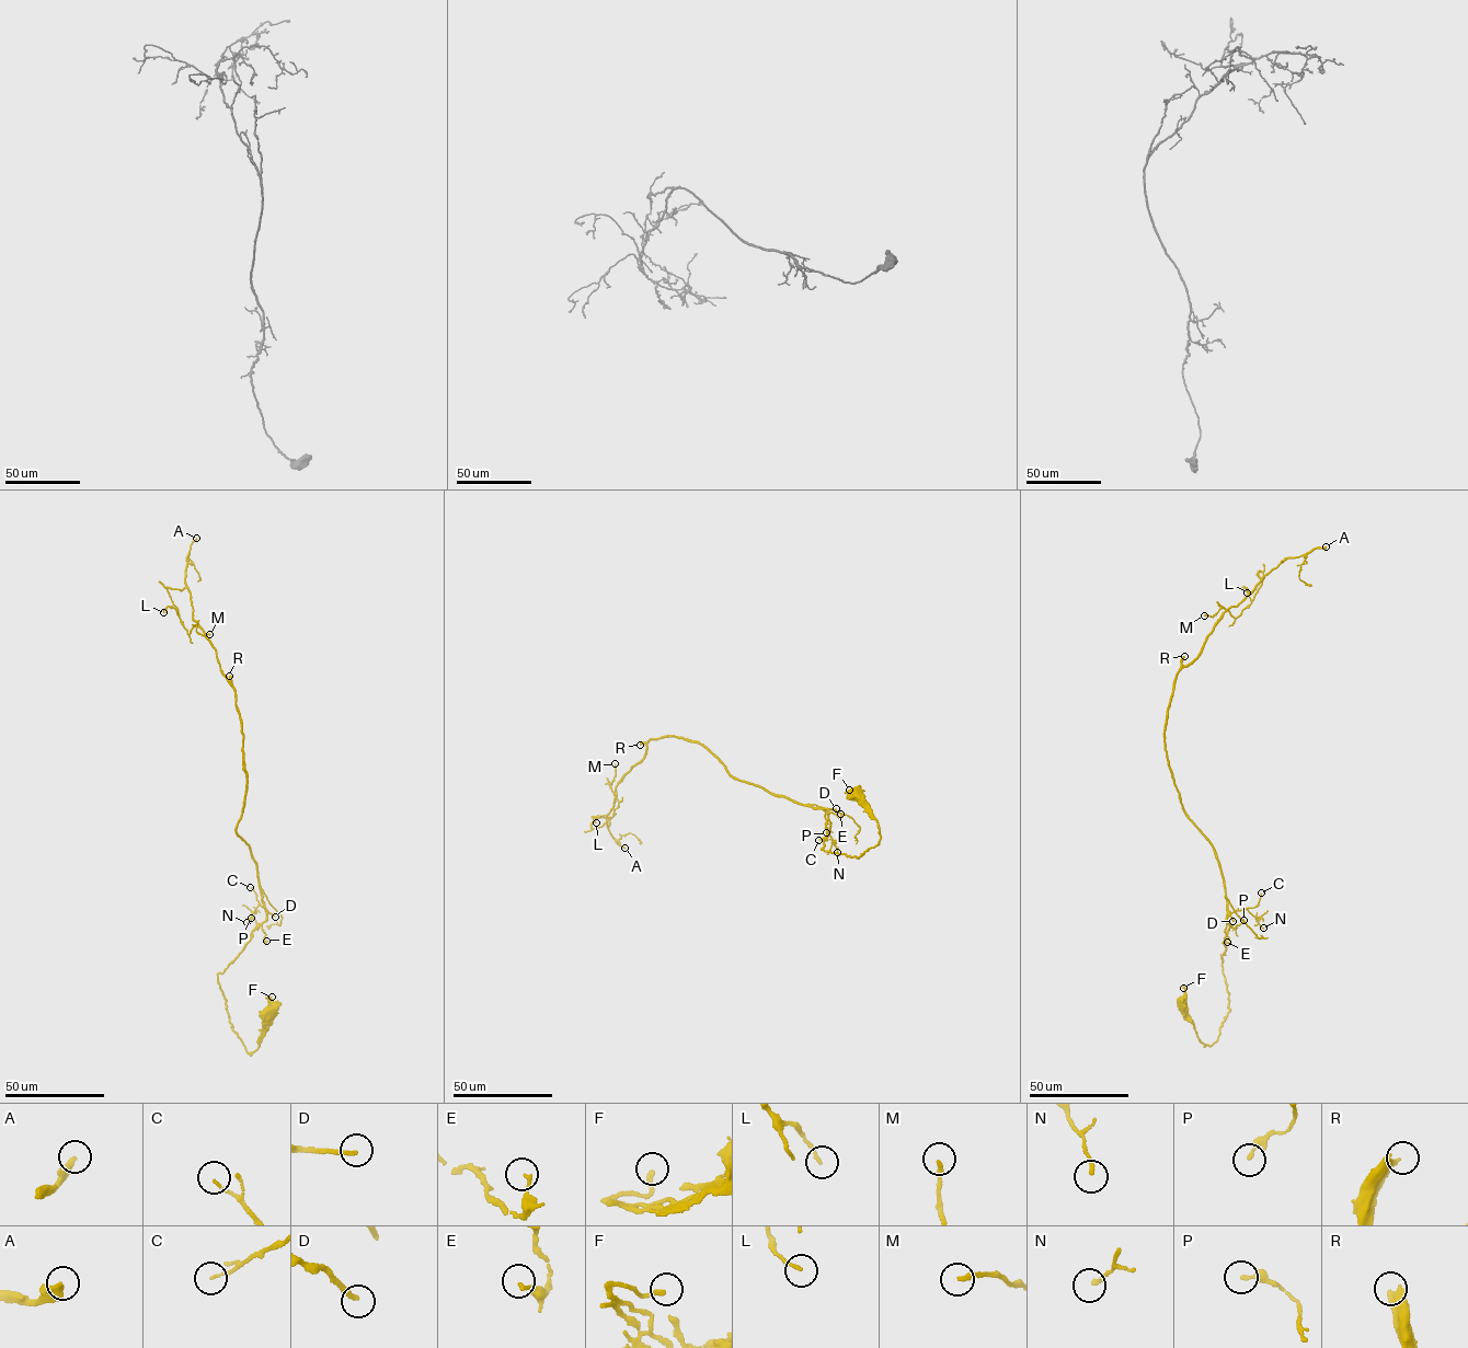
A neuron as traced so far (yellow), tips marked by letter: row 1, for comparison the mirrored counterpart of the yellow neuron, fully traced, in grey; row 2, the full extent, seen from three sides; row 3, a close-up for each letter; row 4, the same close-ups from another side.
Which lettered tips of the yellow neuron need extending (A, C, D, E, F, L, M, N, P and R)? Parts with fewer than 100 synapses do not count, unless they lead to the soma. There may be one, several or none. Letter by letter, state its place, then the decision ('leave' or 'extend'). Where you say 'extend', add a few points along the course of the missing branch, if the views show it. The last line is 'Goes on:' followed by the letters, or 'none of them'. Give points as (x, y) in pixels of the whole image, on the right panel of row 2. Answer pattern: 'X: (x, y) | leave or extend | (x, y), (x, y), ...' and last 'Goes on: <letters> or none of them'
A: (1326, 546) | extend | (1326, 546), (1342, 542), (1368, 541), (1382, 549), (1389, 563), (1389, 573), (1382, 592), (1372, 591)
C: (1261, 893) | leave
D: (1233, 921) | leave
E: (1227, 942) | leave
F: (1183, 988) | leave
L: (1247, 592) | leave
M: (1204, 615) | leave
N: (1263, 928) | leave
P: (1243, 920) | leave
R: (1184, 656) | leave
Goes on: A

